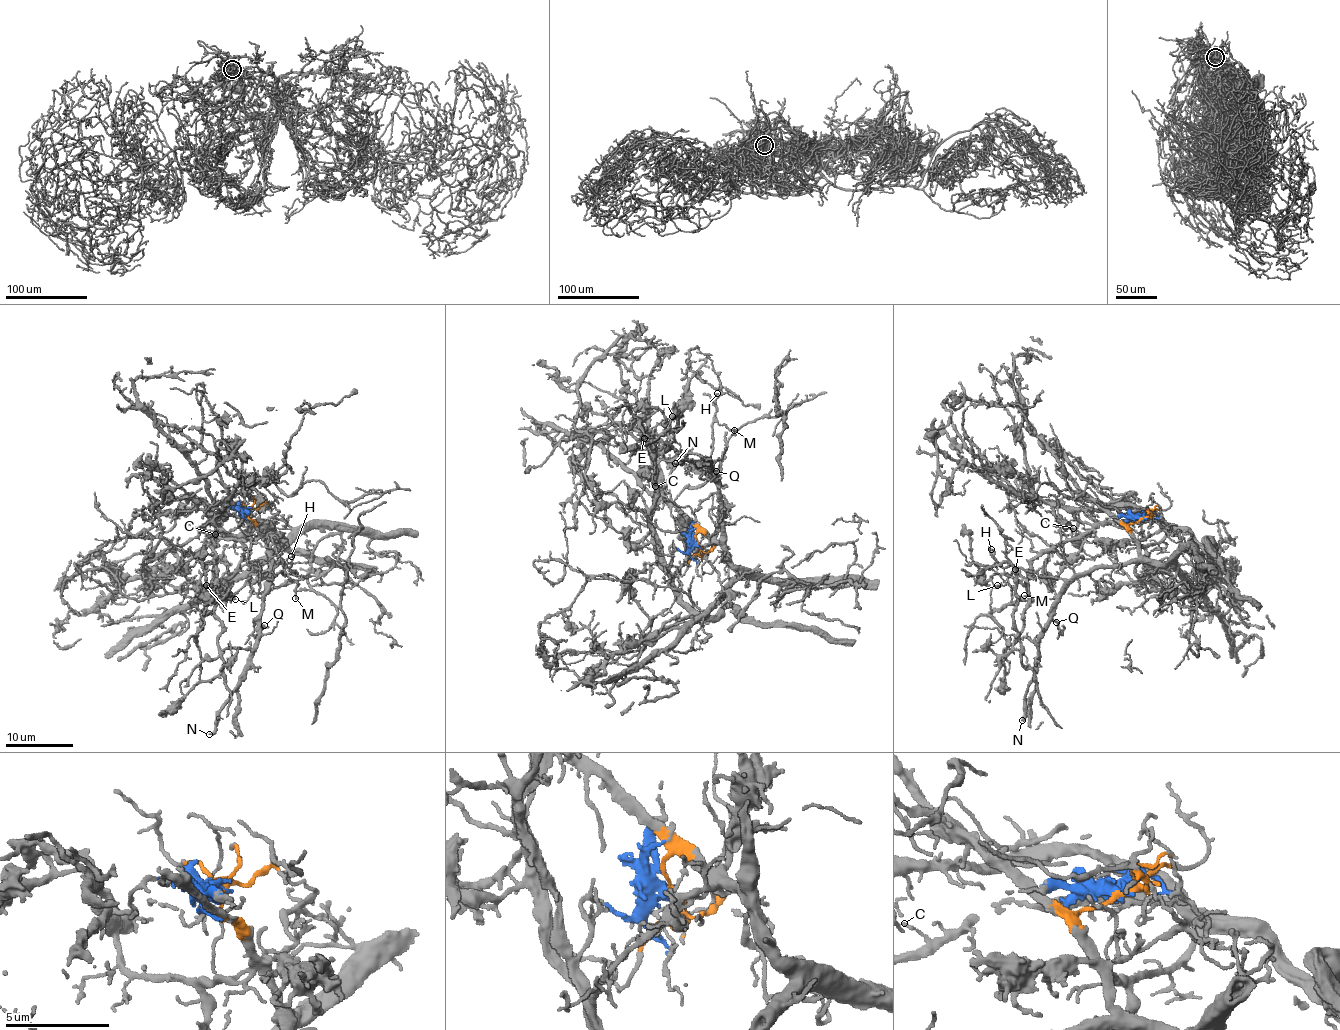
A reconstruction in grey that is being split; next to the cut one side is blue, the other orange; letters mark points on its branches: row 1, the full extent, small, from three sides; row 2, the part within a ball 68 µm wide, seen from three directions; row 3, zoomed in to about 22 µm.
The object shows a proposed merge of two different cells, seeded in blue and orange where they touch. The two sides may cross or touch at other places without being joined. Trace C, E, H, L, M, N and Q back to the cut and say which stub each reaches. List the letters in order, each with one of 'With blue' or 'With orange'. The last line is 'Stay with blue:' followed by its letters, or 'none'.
C: With blue
E: With orange
H: With orange
L: With blue
M: With orange
N: With orange
Q: With orange
Stay with blue: C, L

